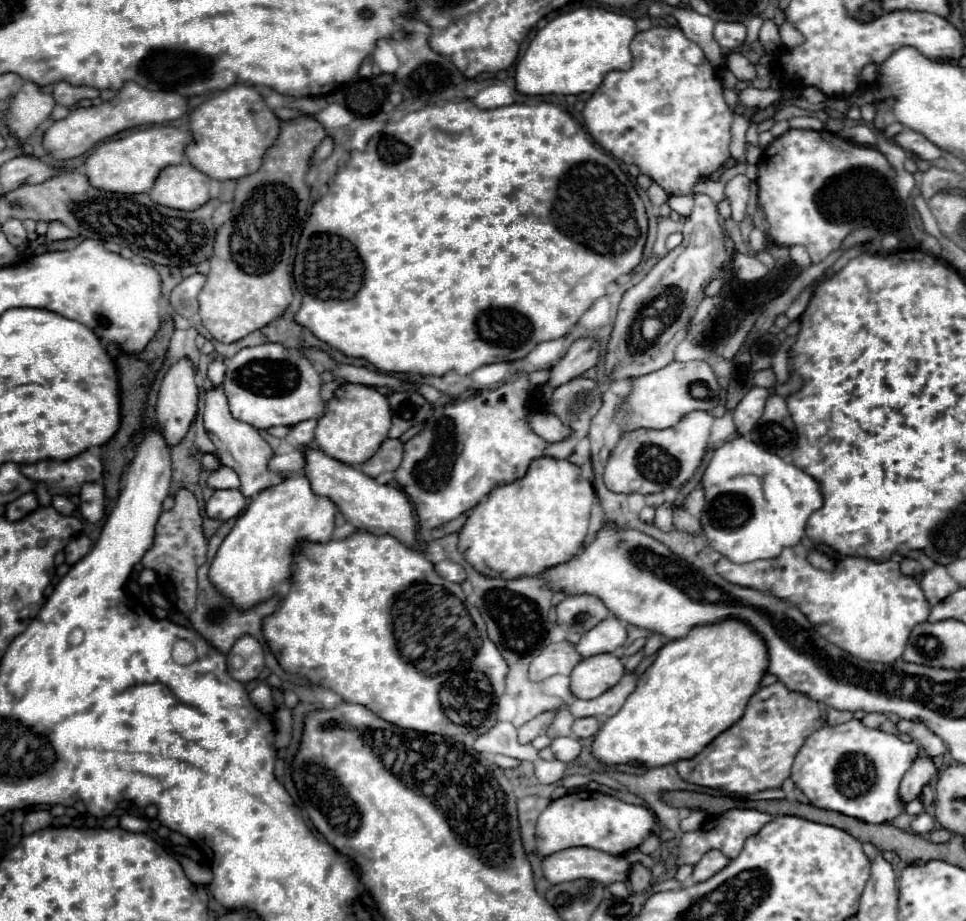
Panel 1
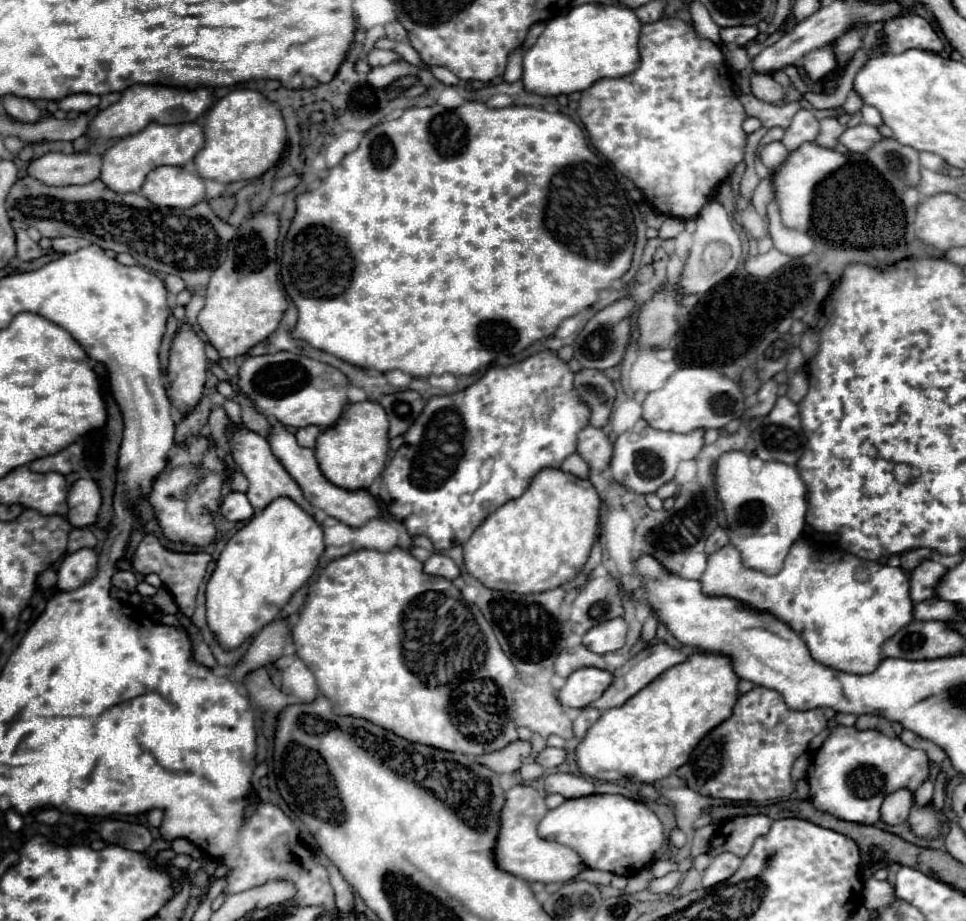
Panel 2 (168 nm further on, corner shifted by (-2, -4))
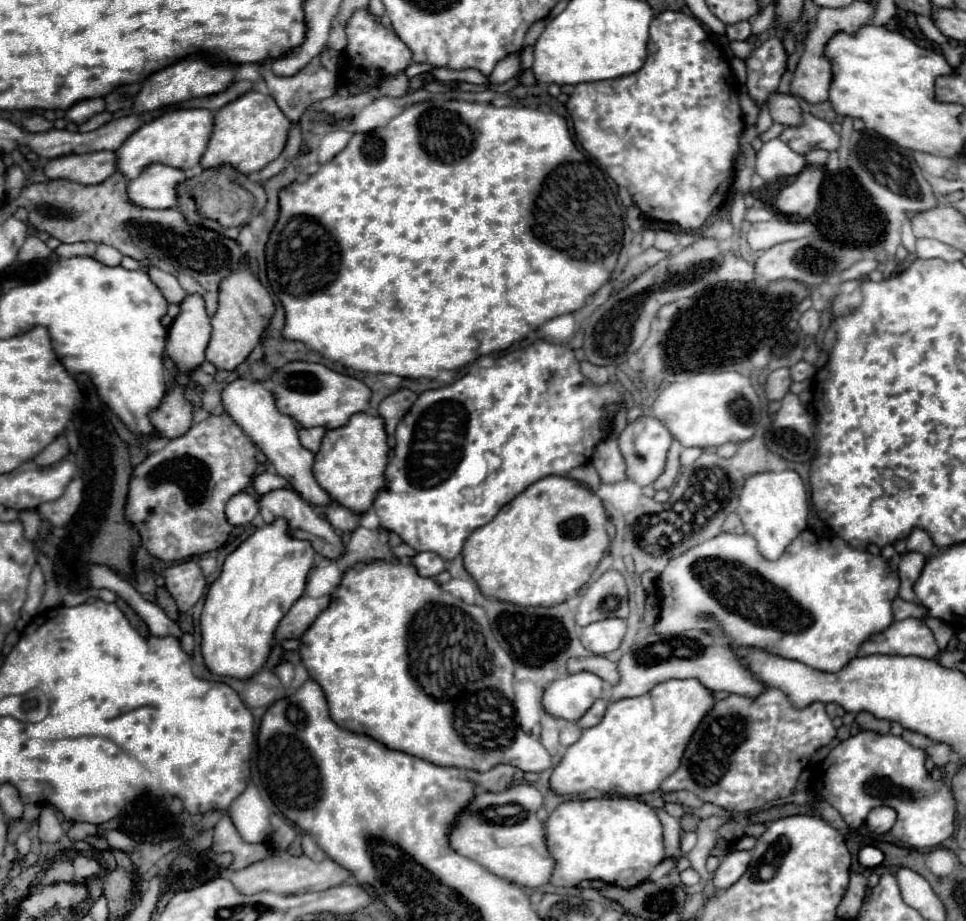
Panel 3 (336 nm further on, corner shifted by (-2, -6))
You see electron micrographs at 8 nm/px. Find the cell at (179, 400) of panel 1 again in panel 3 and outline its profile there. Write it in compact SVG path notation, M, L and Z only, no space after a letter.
M197 293L187 295L179 305L179 315L167 333L165 353L175 361L179 371L191 373L205 361L205 349L211 335L209 315L205 311L203 297Z

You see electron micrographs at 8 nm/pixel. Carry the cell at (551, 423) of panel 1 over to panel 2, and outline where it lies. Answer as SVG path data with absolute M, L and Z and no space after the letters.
M585 427L577 435L577 451L589 463L591 469L601 471L609 465L613 445L609 443L609 437L601 429Z

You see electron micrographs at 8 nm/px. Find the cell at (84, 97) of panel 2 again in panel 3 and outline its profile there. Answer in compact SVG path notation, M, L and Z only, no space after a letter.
M97 97L97 99L85 99L81 103L75 103L71 109L67 109L65 119L81 125L87 119L91 119L93 115L101 113L101 111L105 111L105 99L101 99L101 97Z

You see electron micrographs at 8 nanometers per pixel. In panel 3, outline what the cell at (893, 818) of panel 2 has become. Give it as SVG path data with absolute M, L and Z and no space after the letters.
M877 807L873 809L867 819L865 819L865 825L871 833L875 835L881 835L881 833L887 833L895 823L895 811L889 809L889 807Z

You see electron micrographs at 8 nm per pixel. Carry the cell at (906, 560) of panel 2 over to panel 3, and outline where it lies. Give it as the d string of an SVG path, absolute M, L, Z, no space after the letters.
M915 529L907 539L895 541L893 547L895 547L897 553L901 553L901 551L921 551L923 555L929 555L931 549L933 549L933 541L923 529Z

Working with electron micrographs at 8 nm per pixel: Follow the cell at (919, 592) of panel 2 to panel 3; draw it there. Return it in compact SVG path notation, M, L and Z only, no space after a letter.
M907 551L901 555L901 561L899 561L899 579L901 579L899 597L909 601L909 603L913 603L913 599L915 599L913 583L917 581L917 575L921 575L921 567L925 567L925 555L923 553Z

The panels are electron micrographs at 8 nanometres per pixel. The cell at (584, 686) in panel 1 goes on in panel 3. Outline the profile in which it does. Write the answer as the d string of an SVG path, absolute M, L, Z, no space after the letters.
M575 673L549 683L543 691L543 707L549 715L577 721L601 697L603 679L593 673Z

